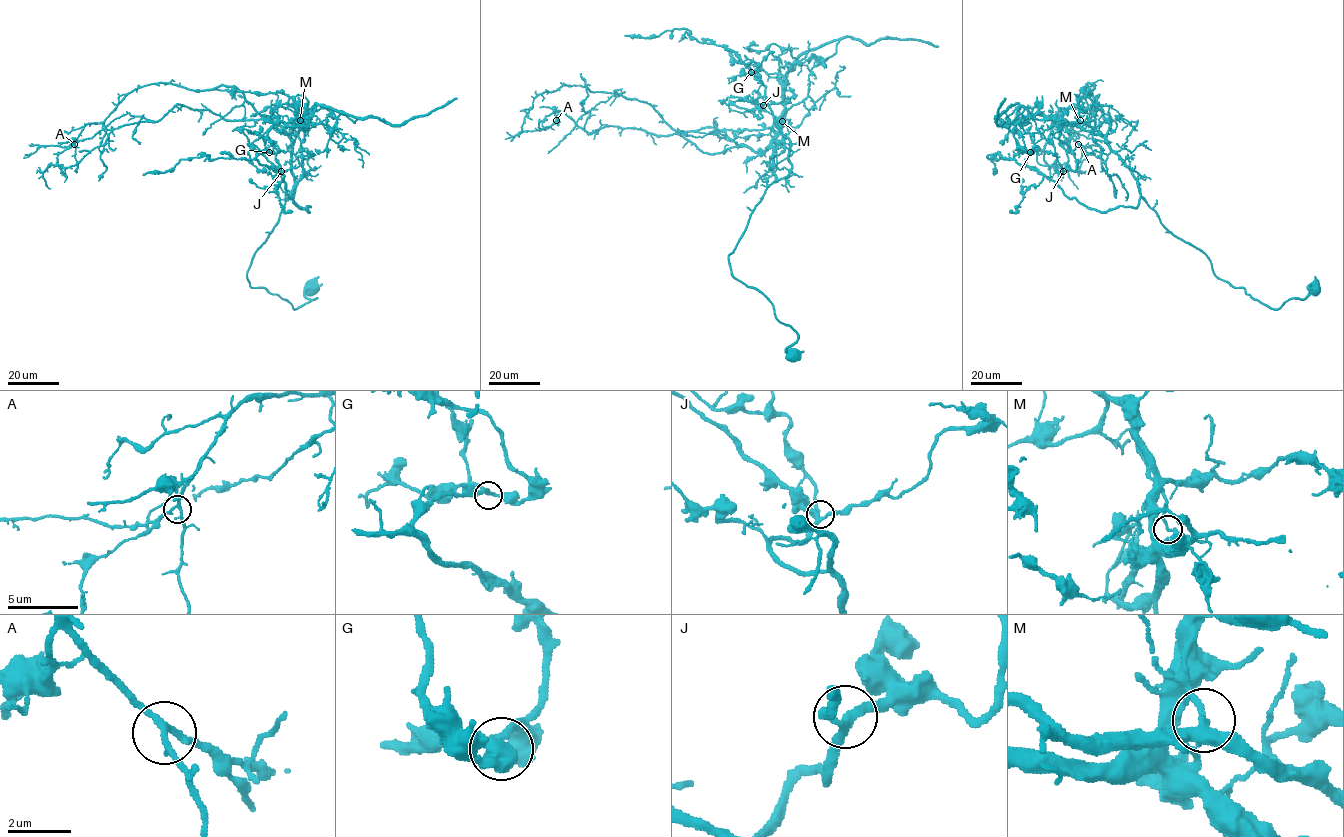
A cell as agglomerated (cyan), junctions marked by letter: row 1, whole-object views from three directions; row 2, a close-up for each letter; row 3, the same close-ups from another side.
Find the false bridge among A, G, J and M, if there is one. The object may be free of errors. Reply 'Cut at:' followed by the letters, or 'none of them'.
Cut at: M

